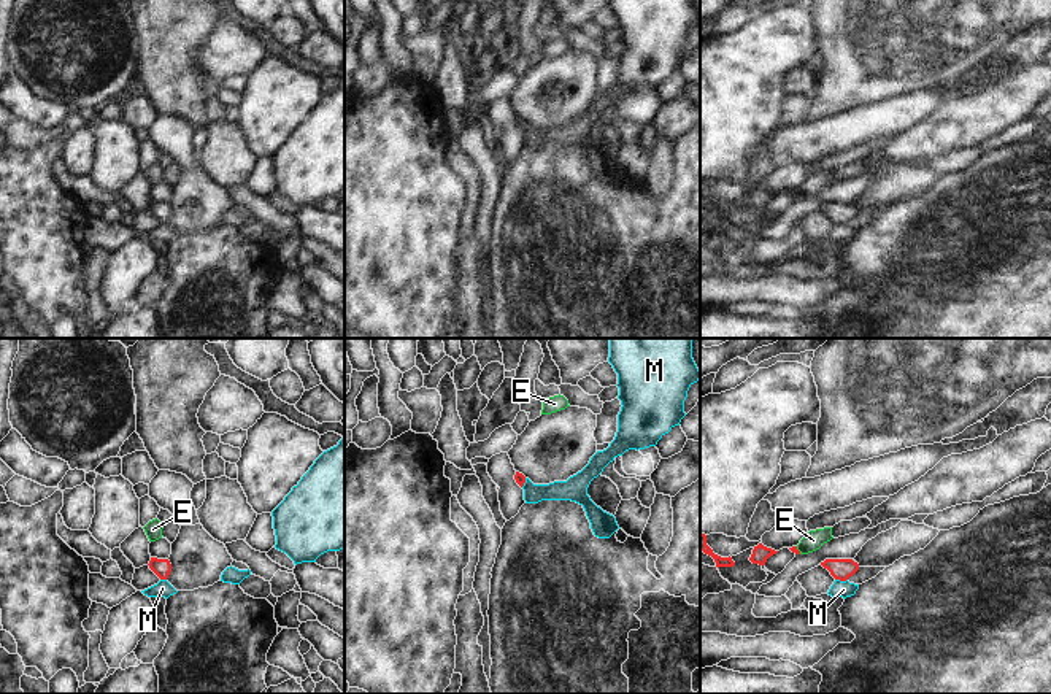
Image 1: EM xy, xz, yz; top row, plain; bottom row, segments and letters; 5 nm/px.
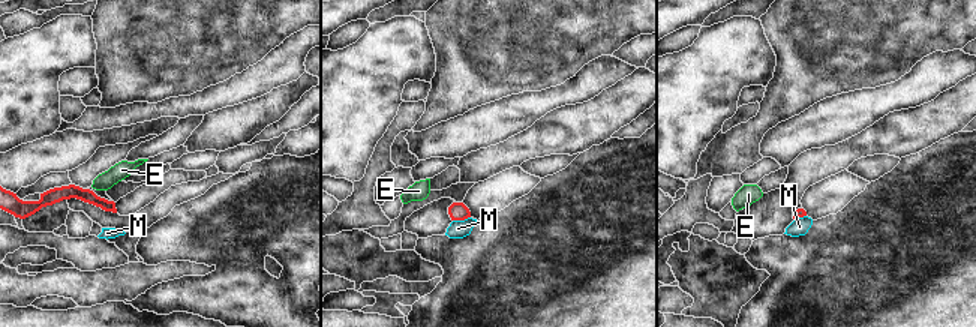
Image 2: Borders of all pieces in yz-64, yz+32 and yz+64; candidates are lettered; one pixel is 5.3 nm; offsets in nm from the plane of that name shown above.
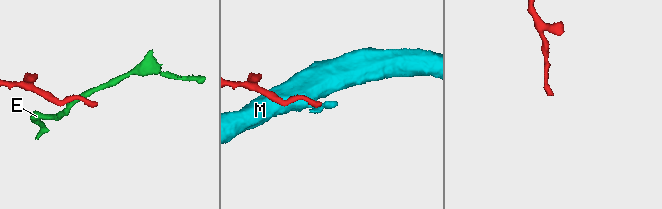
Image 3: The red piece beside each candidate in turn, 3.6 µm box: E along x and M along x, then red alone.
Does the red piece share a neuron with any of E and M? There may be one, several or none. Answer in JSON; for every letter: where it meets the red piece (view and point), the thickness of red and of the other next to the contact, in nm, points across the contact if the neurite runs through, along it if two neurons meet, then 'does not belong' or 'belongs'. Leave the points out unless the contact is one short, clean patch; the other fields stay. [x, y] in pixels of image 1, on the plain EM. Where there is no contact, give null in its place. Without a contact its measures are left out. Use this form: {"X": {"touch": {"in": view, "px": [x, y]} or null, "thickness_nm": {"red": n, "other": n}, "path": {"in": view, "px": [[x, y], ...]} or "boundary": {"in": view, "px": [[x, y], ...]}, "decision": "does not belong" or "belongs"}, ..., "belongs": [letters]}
{"E": {"touch": {"in": "yz", "px": [797, 194]}, "thickness_nm": {"red": 30, "other": 100}, "boundary": {"in": "yz", "px": [[796, 191], [800, 197]]}, "decision": "does not belong"}, "M": {"touch": {"in": "yz", "px": [842, 224]}, "thickness_nm": {"red": 110, "other": 80}, "boundary": {"in": "yz", "px": [[835, 223], [846, 224]]}, "decision": "does not belong"}, "belongs": []}

